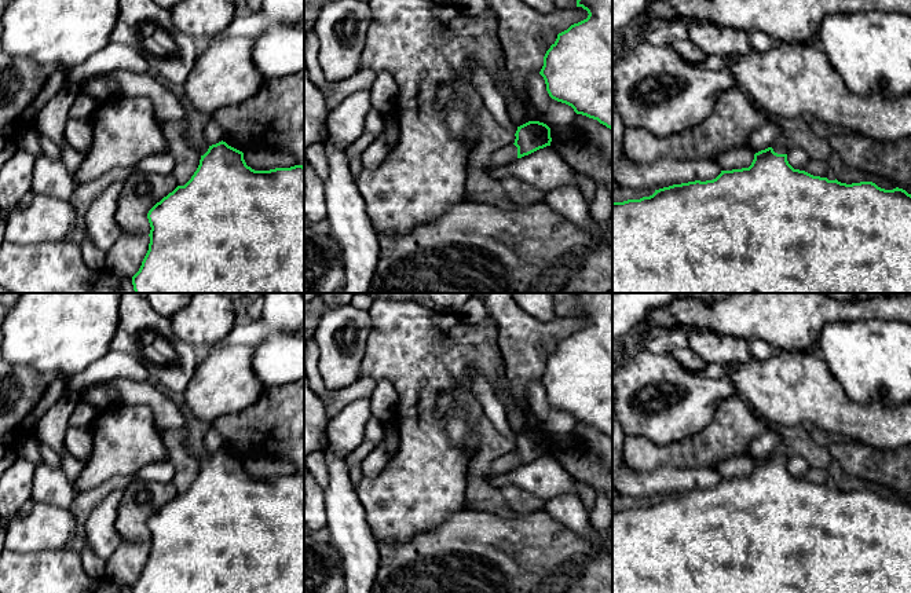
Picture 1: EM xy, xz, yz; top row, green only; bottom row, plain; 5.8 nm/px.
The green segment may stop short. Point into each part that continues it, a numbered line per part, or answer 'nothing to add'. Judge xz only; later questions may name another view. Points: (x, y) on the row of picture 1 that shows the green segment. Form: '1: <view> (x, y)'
1: xz (504, 156)

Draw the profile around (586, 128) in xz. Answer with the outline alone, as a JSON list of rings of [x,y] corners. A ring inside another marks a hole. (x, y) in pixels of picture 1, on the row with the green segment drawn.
[[[577,114],[567,133],[601,147],[612,166],[612,129],[600,124],[597,120]]]

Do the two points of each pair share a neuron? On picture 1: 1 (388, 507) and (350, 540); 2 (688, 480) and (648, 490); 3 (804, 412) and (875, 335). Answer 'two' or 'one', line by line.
1: two
2: one
3: two

